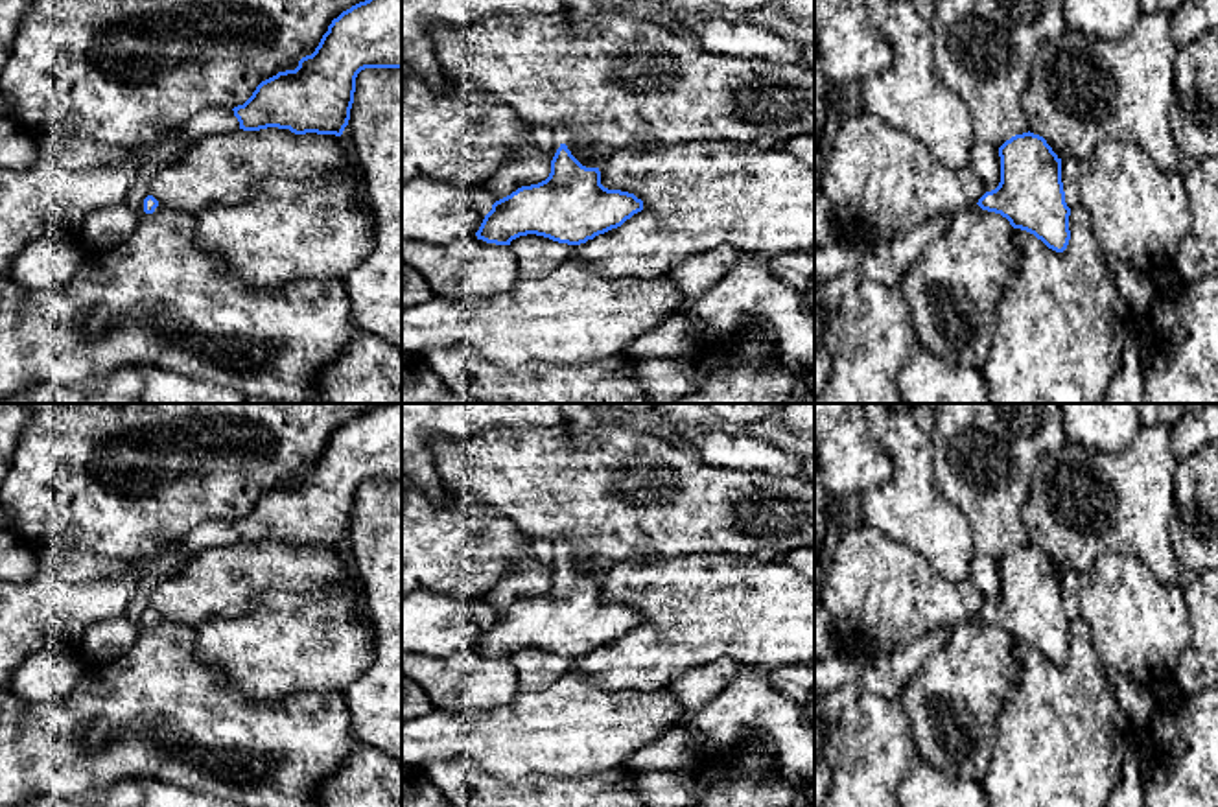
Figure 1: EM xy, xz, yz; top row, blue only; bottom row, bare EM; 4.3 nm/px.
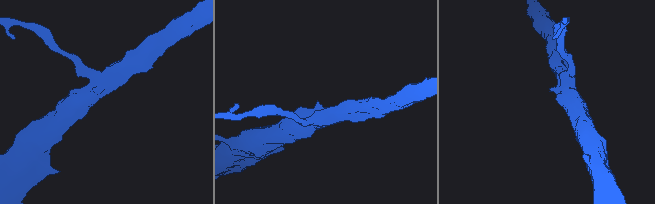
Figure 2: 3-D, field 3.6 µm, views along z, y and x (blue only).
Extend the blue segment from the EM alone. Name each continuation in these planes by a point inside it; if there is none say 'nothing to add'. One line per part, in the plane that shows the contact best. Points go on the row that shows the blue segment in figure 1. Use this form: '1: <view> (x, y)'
1: xz (561, 135)

